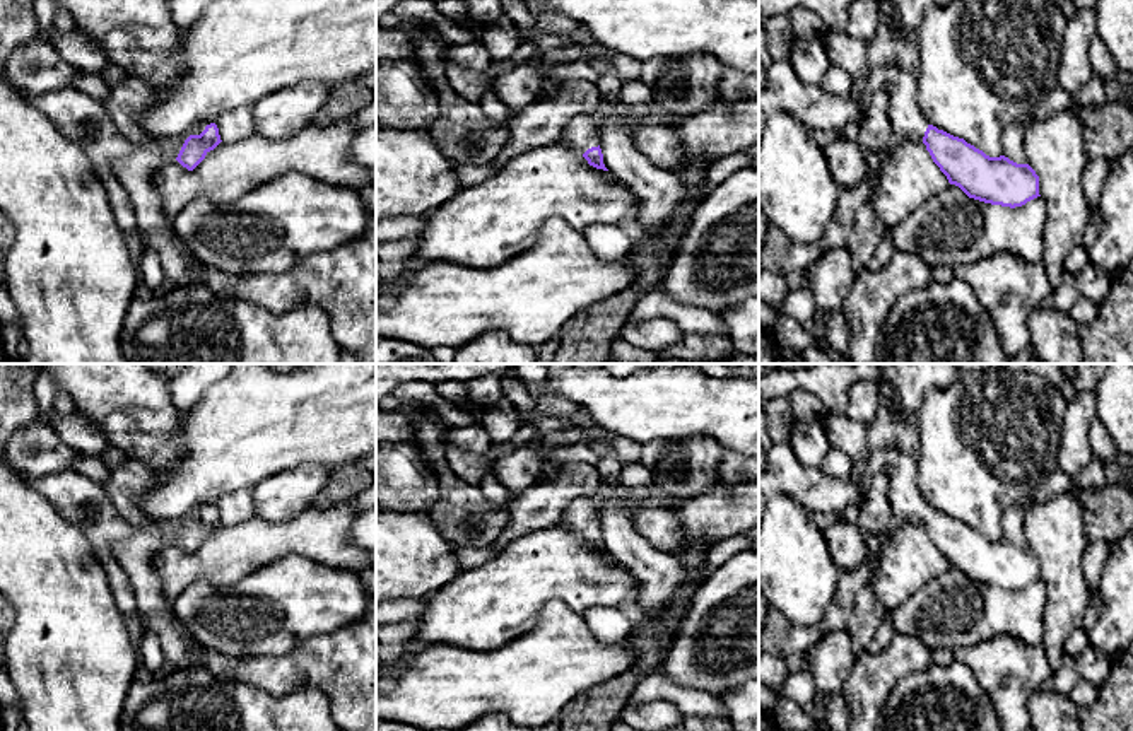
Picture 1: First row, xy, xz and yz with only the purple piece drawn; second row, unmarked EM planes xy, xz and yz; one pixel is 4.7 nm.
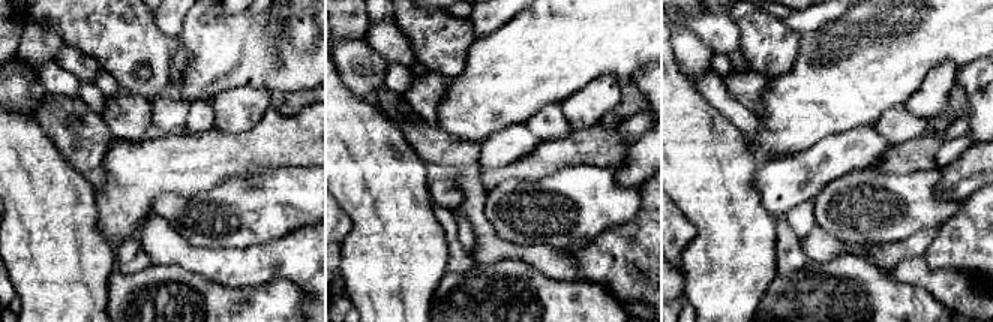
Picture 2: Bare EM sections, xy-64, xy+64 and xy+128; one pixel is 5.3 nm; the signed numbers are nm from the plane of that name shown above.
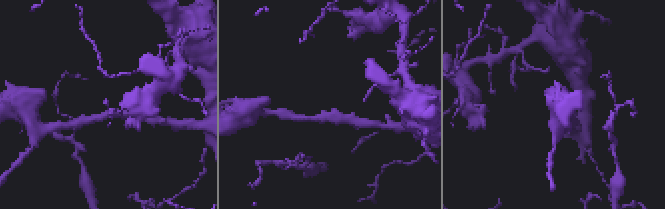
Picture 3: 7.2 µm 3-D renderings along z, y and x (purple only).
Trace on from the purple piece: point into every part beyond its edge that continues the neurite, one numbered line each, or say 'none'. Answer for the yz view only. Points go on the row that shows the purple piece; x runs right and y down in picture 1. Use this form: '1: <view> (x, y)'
1: yz (906, 120)

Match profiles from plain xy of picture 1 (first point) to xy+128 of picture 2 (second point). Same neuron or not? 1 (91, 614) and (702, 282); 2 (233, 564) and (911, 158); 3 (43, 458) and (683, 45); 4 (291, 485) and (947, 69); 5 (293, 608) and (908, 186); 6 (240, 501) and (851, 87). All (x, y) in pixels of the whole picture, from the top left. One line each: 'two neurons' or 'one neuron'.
1: one neuron
2: one neuron
3: one neuron
4: one neuron
5: one neuron
6: two neurons

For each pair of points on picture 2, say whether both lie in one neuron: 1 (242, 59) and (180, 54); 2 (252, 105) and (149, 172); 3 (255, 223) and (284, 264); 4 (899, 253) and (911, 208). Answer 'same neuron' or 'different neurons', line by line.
1: different neurons
2: different neurons
3: different neurons
4: different neurons

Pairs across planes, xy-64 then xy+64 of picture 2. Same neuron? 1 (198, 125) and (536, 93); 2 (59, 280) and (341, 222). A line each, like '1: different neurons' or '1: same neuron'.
1: different neurons
2: different neurons

